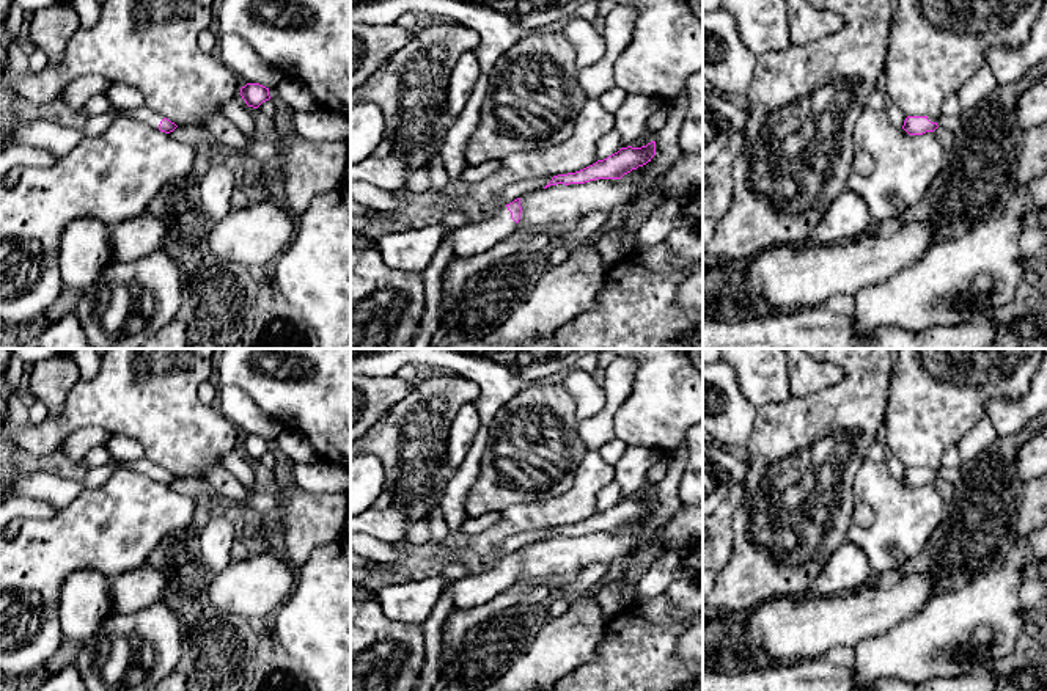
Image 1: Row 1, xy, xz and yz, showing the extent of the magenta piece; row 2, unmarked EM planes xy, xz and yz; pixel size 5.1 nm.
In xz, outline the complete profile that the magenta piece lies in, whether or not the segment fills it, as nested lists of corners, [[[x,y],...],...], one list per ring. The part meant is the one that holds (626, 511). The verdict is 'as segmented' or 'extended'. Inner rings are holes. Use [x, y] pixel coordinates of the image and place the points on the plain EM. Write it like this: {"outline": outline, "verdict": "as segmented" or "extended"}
{"outline": [[[656,493],[648,495],[641,499],[621,499],[618,504],[608,507],[604,512],[568,526],[553,528],[552,532],[544,539],[557,536],[585,536],[596,531],[621,531],[624,526],[646,517],[656,507]]], "verdict": "as segmented"}

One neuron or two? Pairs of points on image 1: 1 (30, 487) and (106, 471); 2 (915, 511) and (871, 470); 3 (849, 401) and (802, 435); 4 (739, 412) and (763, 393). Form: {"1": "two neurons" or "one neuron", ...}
{"1": "one neuron", "2": "one neuron", "3": "one neuron", "4": "two neurons"}

